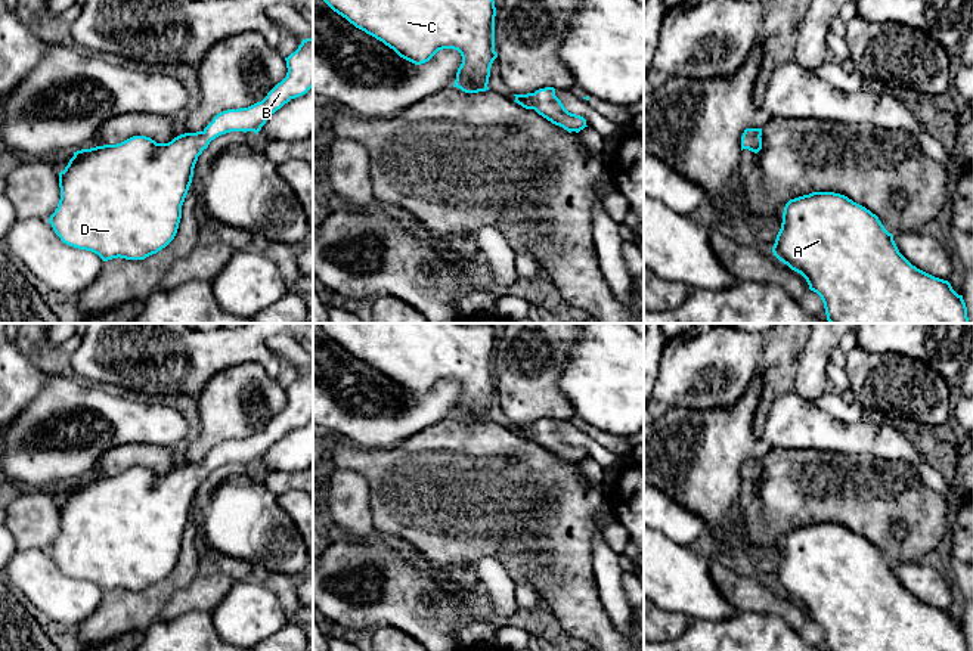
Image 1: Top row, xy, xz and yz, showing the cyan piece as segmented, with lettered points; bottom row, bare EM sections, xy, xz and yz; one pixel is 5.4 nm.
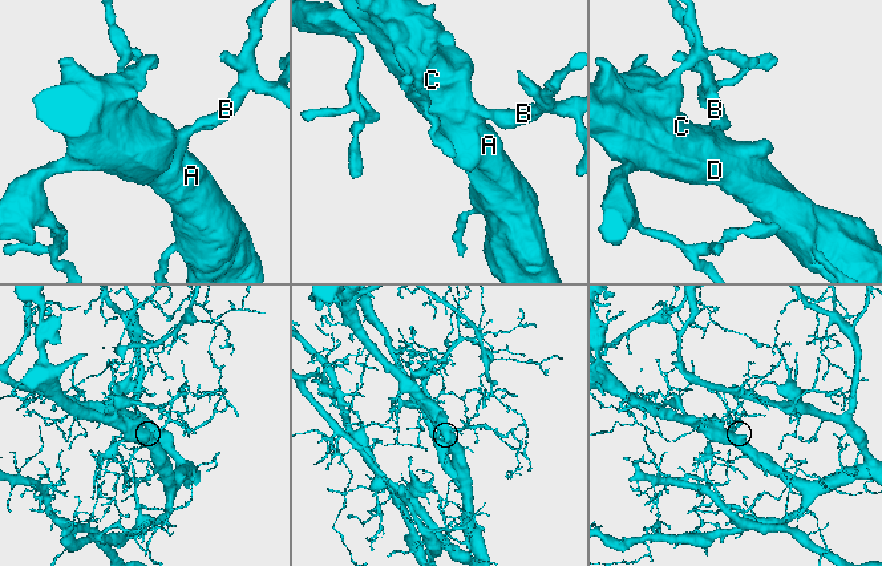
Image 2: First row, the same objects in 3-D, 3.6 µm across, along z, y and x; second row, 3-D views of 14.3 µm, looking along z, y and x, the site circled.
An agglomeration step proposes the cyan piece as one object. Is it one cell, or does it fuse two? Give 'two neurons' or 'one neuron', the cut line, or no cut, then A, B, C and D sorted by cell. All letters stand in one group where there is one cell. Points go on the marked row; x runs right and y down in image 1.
one neuron | no cut | A B C D

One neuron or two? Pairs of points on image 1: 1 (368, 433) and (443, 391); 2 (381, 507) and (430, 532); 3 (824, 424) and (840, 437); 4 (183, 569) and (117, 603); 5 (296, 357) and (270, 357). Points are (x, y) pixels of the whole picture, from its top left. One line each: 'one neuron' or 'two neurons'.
1: one neuron
2: one neuron
3: one neuron
4: one neuron
5: two neurons

